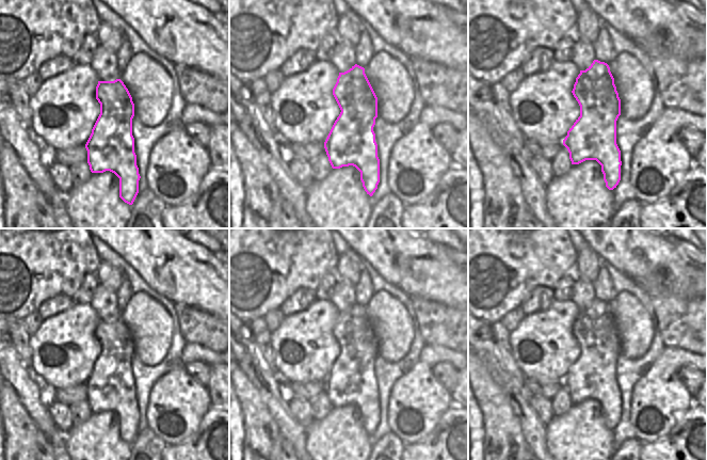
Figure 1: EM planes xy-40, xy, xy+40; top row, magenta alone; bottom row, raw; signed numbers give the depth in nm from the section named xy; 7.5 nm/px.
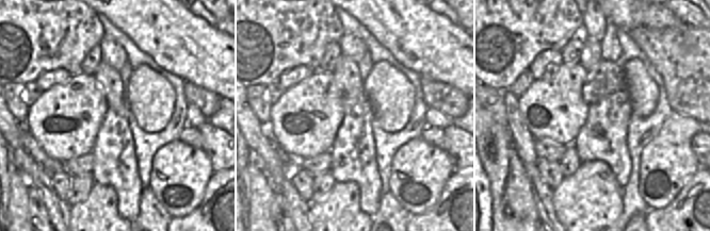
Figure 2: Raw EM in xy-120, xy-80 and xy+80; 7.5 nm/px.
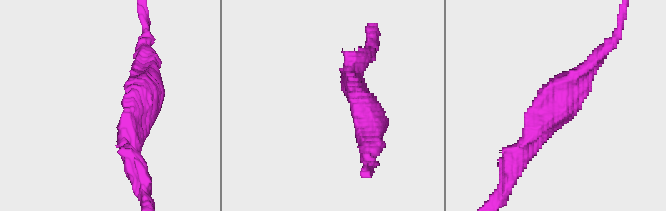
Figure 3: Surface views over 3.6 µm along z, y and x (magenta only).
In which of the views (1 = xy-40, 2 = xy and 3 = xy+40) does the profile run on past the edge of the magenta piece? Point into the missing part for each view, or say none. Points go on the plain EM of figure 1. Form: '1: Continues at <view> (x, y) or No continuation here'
1: No continuation here
2: No continuation here
3: No continuation here

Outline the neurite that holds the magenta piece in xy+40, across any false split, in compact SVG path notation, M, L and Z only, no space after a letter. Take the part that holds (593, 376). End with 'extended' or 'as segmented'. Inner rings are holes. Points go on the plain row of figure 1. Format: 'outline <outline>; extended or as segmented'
outline M594 299L585 310L580 310L572 332L580 345L580 355L567 370L563 384L569 392L572 403L596 399L601 405L606 426L613 429L621 419L621 390L616 383L621 338L609 304Z; as segmented

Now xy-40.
outline M120 318L114 320L98 320L96 338L100 343L100 353L92 368L85 383L87 402L92 412L110 410L119 417L119 437L132 444L139 432L139 407L134 392L134 377L132 375L132 358L134 343L132 336Z; as segmented

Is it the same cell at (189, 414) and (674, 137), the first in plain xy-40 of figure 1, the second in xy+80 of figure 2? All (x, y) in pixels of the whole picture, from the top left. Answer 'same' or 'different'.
same

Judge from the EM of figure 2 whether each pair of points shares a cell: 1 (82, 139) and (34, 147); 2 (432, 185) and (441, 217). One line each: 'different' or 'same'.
1: different
2: different

